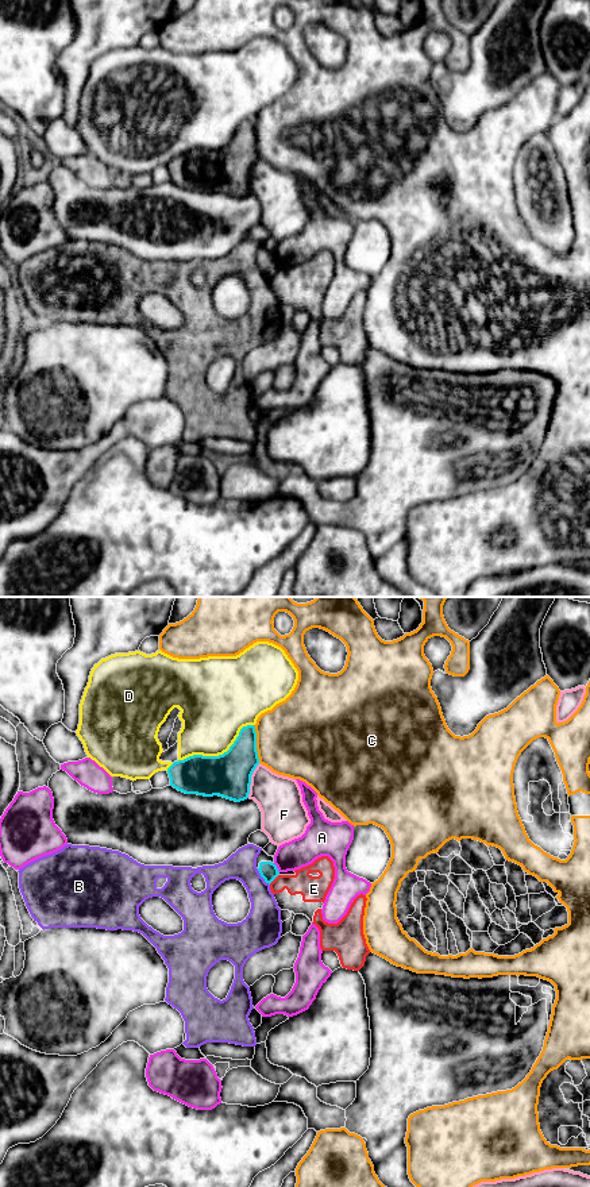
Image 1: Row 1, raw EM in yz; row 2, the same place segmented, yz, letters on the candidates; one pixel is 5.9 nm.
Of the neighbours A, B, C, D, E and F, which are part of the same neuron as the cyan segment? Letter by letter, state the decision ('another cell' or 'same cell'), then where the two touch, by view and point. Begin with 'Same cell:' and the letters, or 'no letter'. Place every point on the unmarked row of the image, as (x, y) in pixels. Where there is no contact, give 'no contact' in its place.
Same cell: no letter
A: another cell; meets cyan in yz at (276, 262)
B: another cell; meets cyan in yz at (261, 270)
C: another cell; meets cyan in yz at (255, 139)
D: another cell; meets cyan in yz at (219, 150)
E: another cell; meets cyan in yz at (273, 274)
F: another cell; meets cyan in yz at (250, 176)

